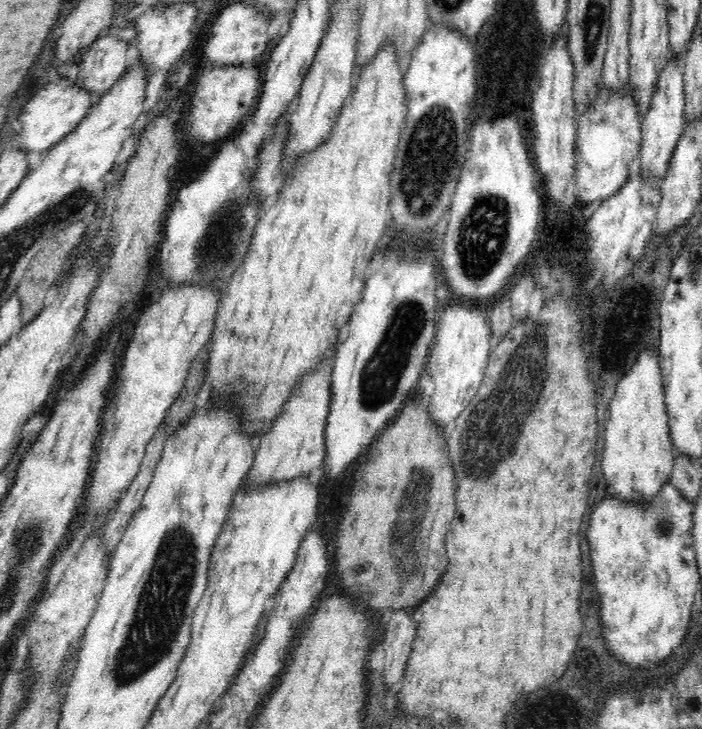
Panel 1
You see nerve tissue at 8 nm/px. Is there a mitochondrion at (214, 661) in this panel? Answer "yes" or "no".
no

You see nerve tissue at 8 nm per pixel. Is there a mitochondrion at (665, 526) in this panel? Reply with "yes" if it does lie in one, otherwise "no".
yes

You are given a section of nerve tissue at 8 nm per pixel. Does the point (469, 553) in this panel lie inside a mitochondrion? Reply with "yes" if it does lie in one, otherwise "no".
no

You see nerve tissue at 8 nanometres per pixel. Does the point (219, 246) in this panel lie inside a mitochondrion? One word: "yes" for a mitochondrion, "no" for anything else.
yes

